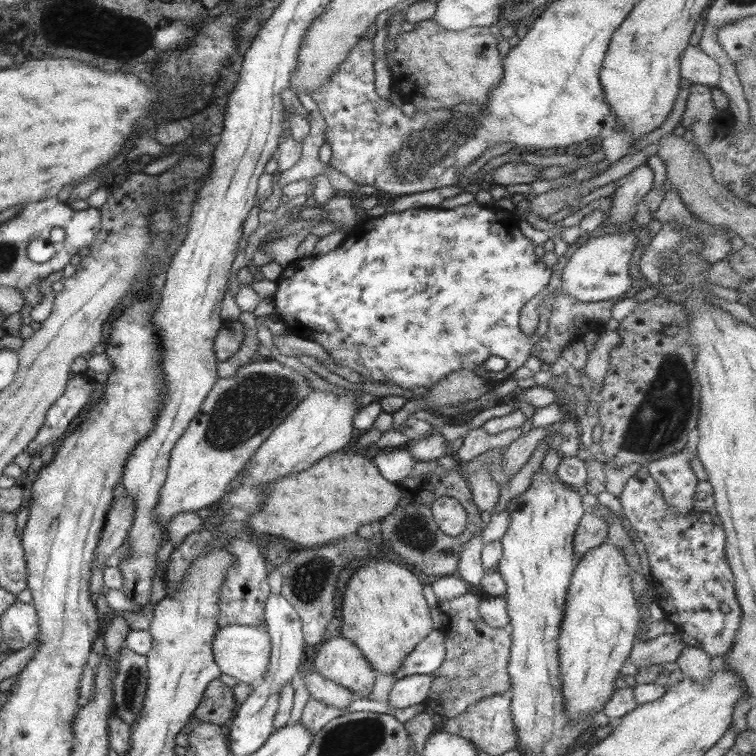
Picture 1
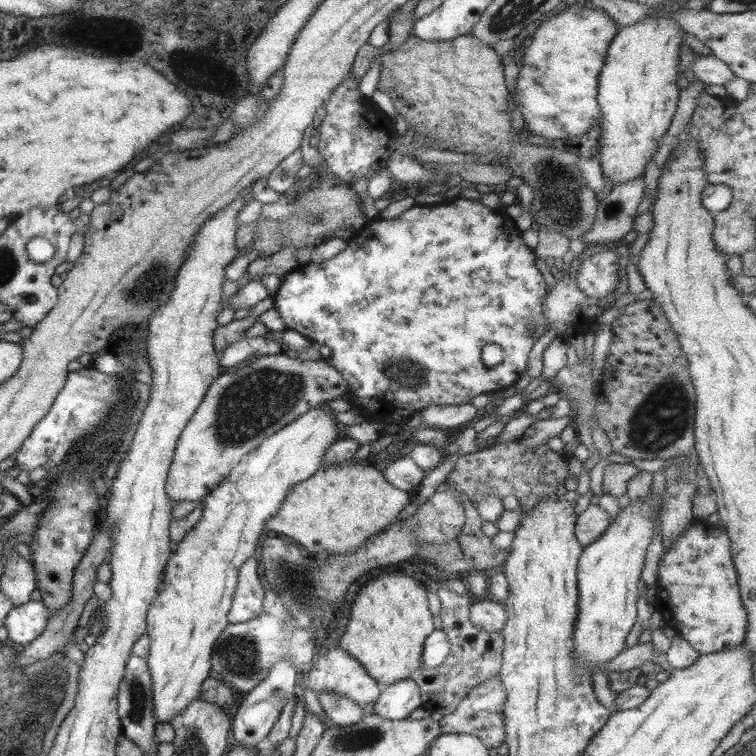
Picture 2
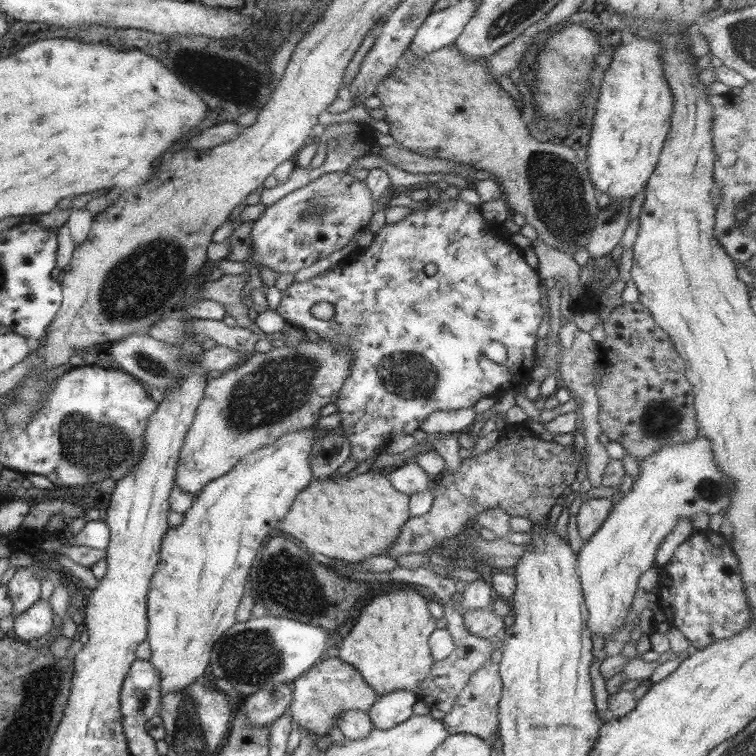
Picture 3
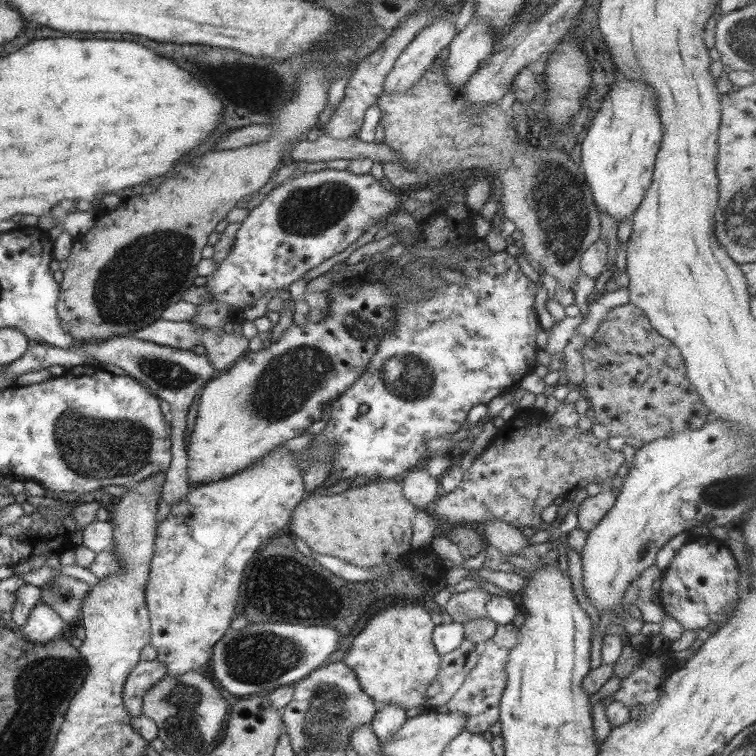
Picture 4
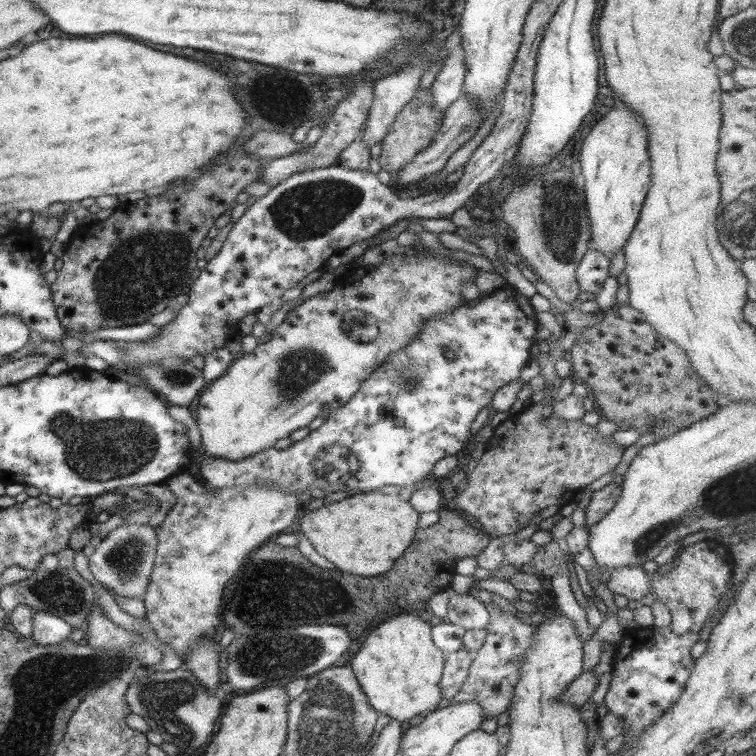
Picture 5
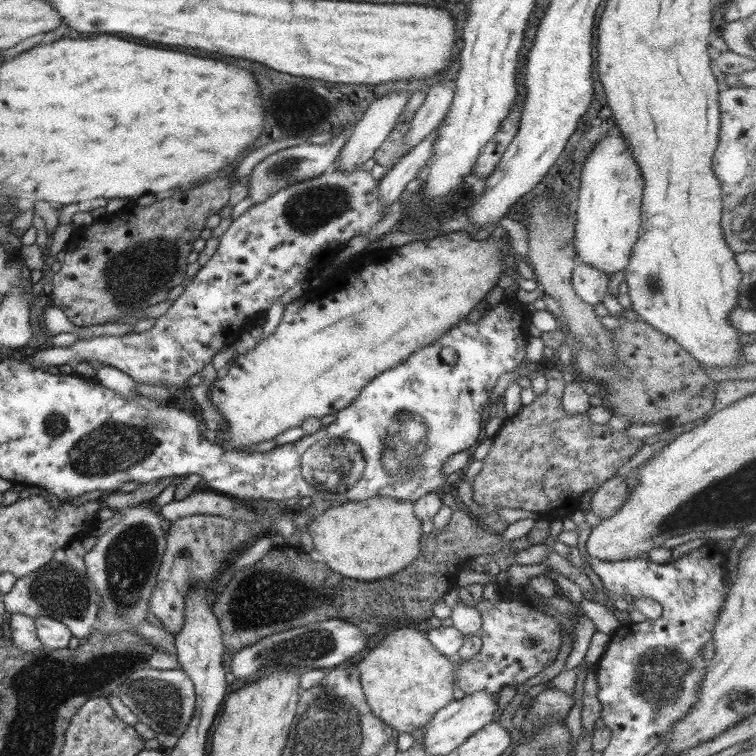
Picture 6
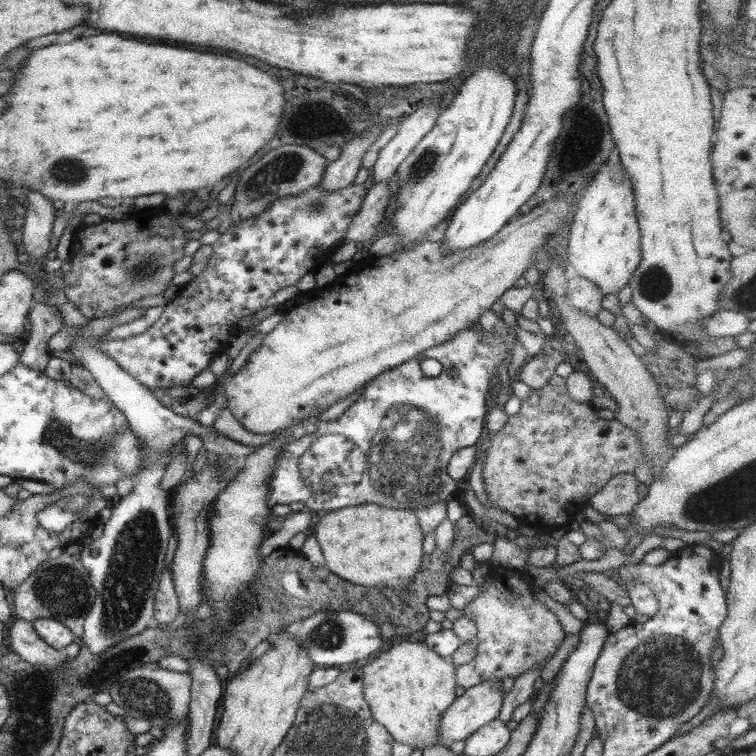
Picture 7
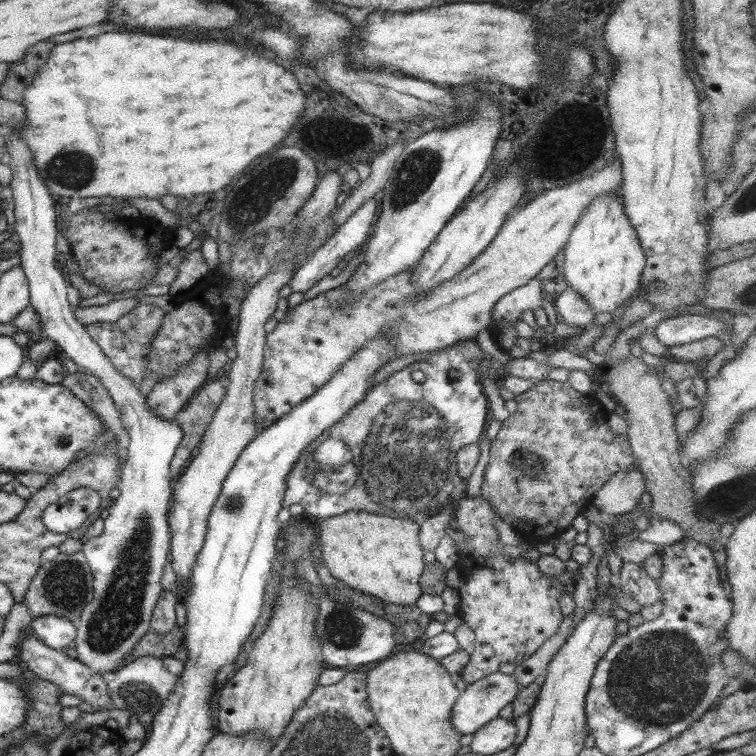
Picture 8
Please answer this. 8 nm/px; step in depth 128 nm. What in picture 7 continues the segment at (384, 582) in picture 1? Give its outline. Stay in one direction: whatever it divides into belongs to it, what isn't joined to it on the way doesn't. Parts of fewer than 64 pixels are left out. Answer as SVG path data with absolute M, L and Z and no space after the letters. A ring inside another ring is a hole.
M421 637L402 642L390 648L387 652L381 653L378 658L364 666L363 693L366 702L369 704L372 716L378 724L384 726L392 739L400 744L406 744L412 749L424 748L431 744L438 744L437 725L441 721L444 711L456 700L456 666L450 660L445 660L436 652L427 648Z

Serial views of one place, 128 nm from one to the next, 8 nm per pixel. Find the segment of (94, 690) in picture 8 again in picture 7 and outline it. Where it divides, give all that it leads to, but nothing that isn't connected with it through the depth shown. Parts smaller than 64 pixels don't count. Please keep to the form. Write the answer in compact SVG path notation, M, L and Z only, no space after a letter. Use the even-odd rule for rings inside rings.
M22 619L14 622L10 628L10 644L12 644L10 650L29 664L50 668L50 670L55 670L68 662L70 657L65 655L63 650L58 651L47 646L32 624Z

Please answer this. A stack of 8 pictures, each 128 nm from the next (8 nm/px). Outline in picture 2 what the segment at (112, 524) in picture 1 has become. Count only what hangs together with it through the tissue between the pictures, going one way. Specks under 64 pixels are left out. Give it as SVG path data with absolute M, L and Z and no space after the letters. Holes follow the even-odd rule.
M108 521L100 522L102 524L102 531L98 535L94 535L93 541L89 544L86 554L78 562L72 574L73 582L73 596L71 602L65 605L58 613L52 615L49 618L48 625L41 636L38 636L34 641L28 643L28 646L19 653L19 656L15 658L15 662L18 667L32 665L35 662L45 661L50 659L56 653L63 653L66 650L73 634L78 627L79 619L84 611L88 599L94 594L94 584L98 580L97 570L100 564L107 561L110 556L110 550L112 550L112 537L110 537L110 525Z

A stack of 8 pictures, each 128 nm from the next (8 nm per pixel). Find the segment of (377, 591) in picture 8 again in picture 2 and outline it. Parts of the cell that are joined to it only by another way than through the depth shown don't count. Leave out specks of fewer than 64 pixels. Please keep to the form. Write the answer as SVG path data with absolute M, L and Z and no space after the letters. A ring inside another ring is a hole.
M344 462L330 465L314 473L308 480L300 481L286 495L278 515L266 521L266 531L290 536L306 548L309 553L330 552L330 555L354 553L360 545L384 531L392 522L397 522L398 513L410 503L410 492L392 486L382 472L365 462Z

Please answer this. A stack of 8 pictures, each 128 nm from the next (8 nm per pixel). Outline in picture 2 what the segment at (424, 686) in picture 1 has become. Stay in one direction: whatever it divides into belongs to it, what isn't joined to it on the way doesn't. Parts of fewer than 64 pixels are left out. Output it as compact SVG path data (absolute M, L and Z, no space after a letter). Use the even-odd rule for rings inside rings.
M412 677L386 685L374 702L373 712L385 720L408 719L409 714L423 706L420 687Z

